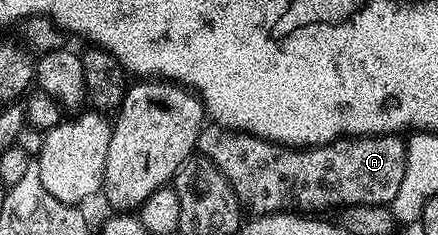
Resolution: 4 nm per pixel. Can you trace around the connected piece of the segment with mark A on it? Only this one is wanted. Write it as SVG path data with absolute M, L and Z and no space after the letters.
M204 124L199 132L198 156L209 159L225 175L233 195L237 195L240 206L248 214L260 217L266 213L298 211L304 215L323 215L326 209L342 211L348 205L386 205L401 191L401 179L405 179L407 143L399 135L376 135L374 137L340 137L328 145L292 147L266 141L253 133L238 133L223 125Z

